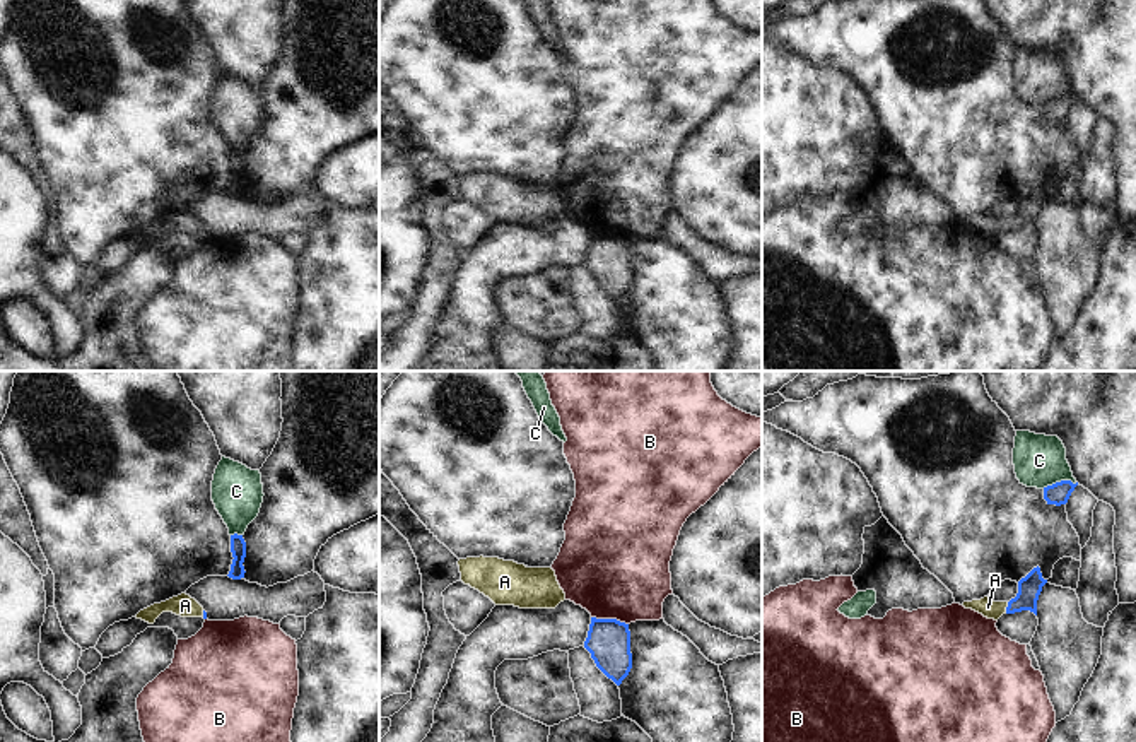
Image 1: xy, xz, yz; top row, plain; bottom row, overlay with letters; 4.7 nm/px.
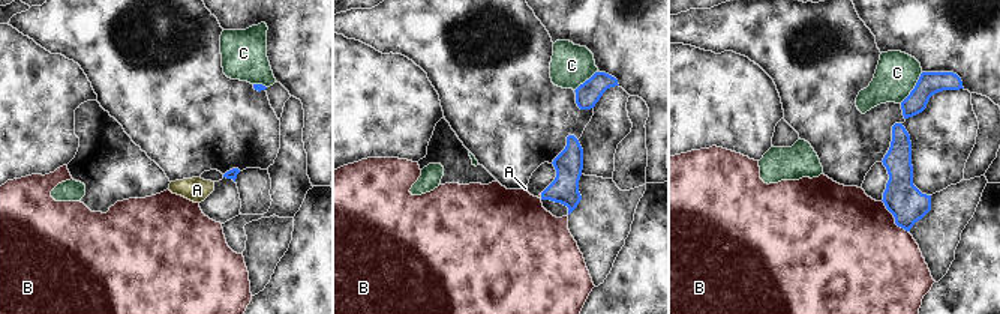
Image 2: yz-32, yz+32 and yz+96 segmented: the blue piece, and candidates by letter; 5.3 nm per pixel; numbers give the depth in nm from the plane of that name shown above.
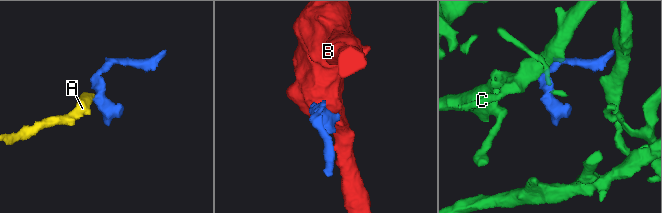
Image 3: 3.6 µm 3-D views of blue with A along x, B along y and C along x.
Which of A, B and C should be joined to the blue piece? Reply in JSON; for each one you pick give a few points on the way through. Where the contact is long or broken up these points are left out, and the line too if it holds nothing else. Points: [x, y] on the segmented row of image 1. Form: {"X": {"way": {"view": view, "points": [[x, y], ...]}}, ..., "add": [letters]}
{"A": {"way": {"view": "yz", "points": [[1029, 588], [1007, 607], [988, 607]]}}, "add": ["A"]}

